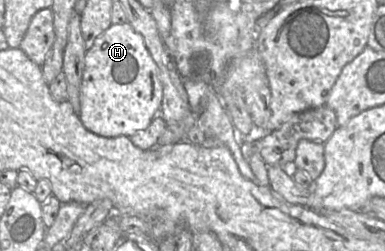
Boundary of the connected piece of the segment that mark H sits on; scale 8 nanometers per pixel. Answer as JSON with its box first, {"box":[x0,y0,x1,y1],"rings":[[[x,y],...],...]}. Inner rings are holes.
{"box":[78,22,162,137],"rings":[[[128,22],[110,25],[86,51],[78,117],[90,132],[102,137],[132,136],[160,114],[162,97],[158,68],[143,37]]]}

